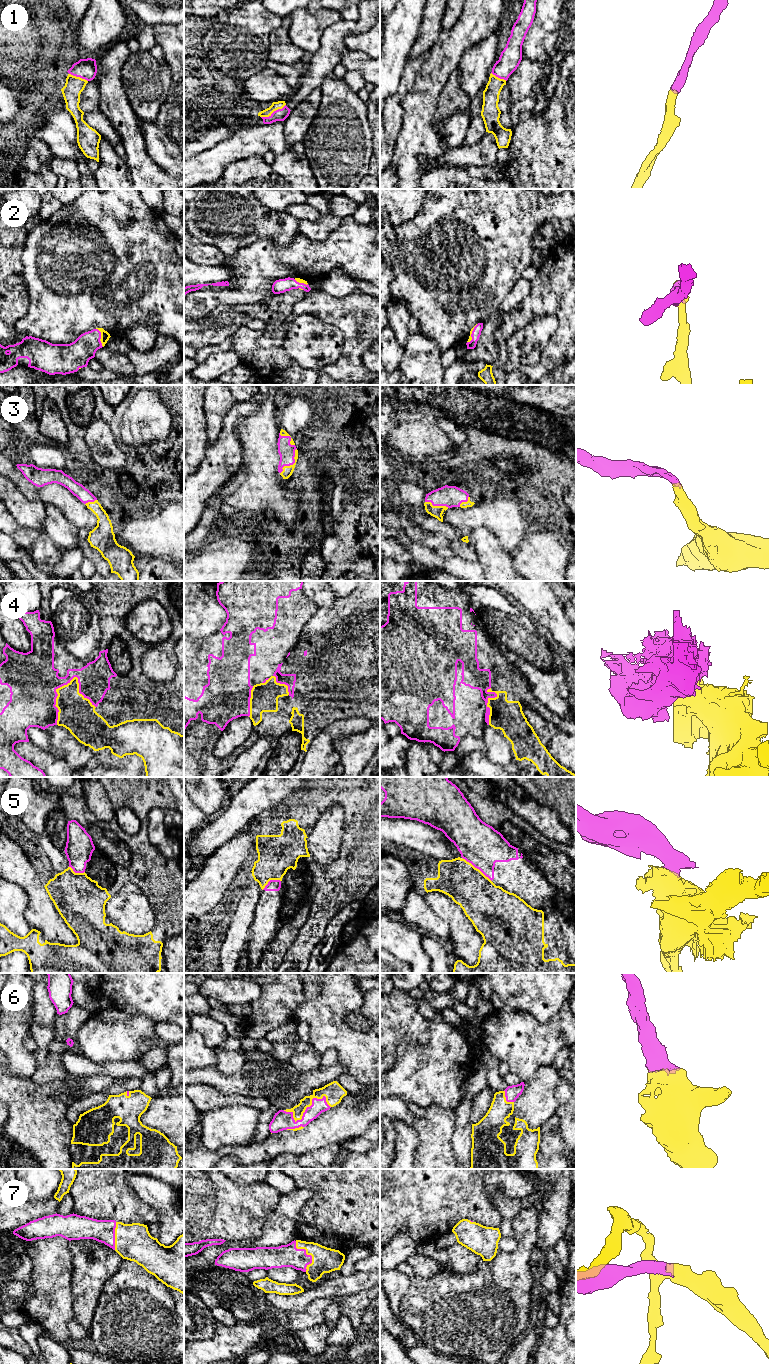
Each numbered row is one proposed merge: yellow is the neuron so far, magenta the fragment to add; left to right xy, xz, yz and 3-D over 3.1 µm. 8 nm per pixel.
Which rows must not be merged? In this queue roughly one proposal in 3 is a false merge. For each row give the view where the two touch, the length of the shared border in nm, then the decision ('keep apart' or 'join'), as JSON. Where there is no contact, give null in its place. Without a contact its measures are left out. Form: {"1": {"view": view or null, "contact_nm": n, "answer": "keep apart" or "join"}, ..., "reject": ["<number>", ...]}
{"1": {"view": "xz", "contact_nm": 220, "answer": "join"}, "2": {"view": "xy", "contact_nm": 160, "answer": "join"}, "3": {"view": "xz", "contact_nm": 240, "answer": "join"}, "4": {"view": "xy", "contact_nm": 420, "answer": "keep apart"}, "5": {"view": "yz", "contact_nm": 300, "answer": "keep apart"}, "6": {"view": "xz", "contact_nm": 380, "answer": "join"}, "7": {"view": "xz", "contact_nm": 260, "answer": "join"}, "reject": ["4", "5"]}

